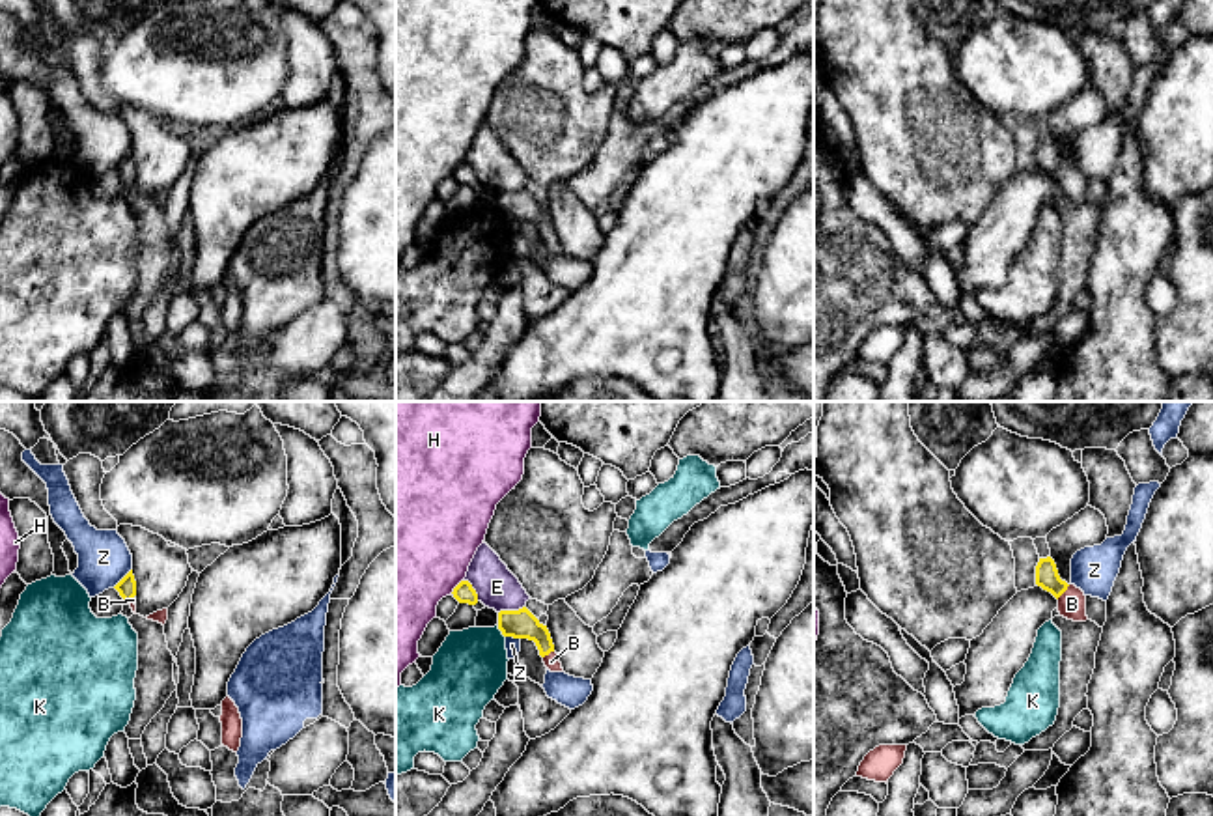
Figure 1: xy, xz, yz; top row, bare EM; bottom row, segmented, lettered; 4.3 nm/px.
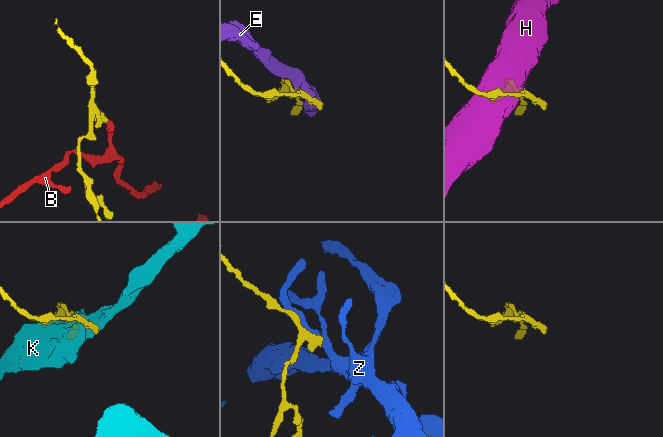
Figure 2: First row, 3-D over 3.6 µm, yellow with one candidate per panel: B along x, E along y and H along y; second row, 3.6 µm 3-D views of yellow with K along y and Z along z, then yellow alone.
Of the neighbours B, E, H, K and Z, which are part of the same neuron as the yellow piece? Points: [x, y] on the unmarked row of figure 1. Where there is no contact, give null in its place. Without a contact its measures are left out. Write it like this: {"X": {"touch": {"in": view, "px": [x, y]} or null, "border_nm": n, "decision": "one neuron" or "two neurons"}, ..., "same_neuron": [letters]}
{"B": {"touch": {"in": "yz", "px": [1062, 174]}, "border_nm": 90, "decision": "one neuron"}, "E": {"touch": {"in": "xz", "px": [510, 193]}, "border_nm": 120, "decision": "two neurons"}, "H": {"touch": {"in": "xz", "px": [456, 168]}, "border_nm": 90, "decision": "two neurons"}, "K": {"touch": {"in": "xz", "px": [501, 211]}, "border_nm": 70, "decision": "two neurons"}, "Z": {"touch": {"in": "xy", "px": [124, 159]}, "border_nm": 120, "decision": "two neurons"}, "same_neuron": ["B"]}

